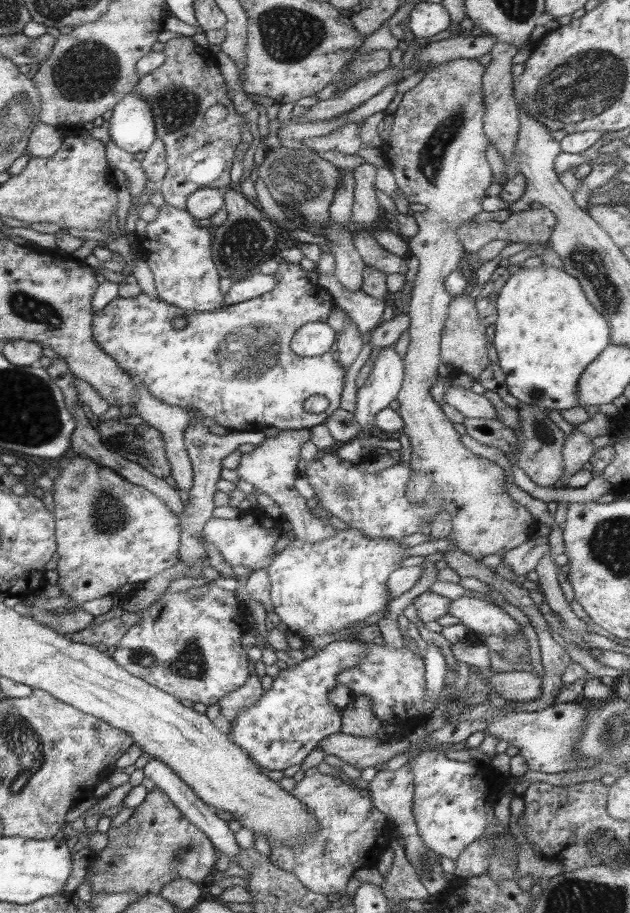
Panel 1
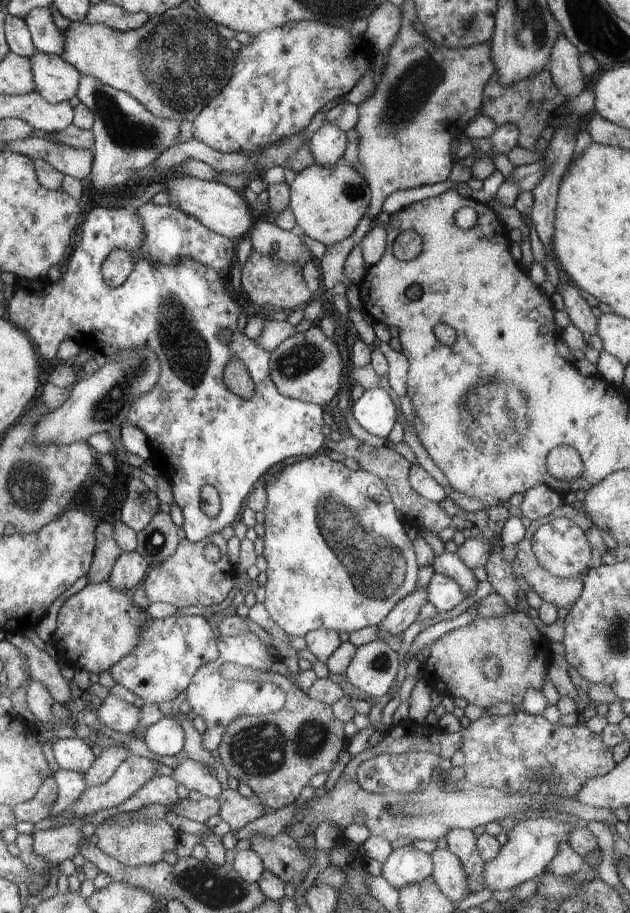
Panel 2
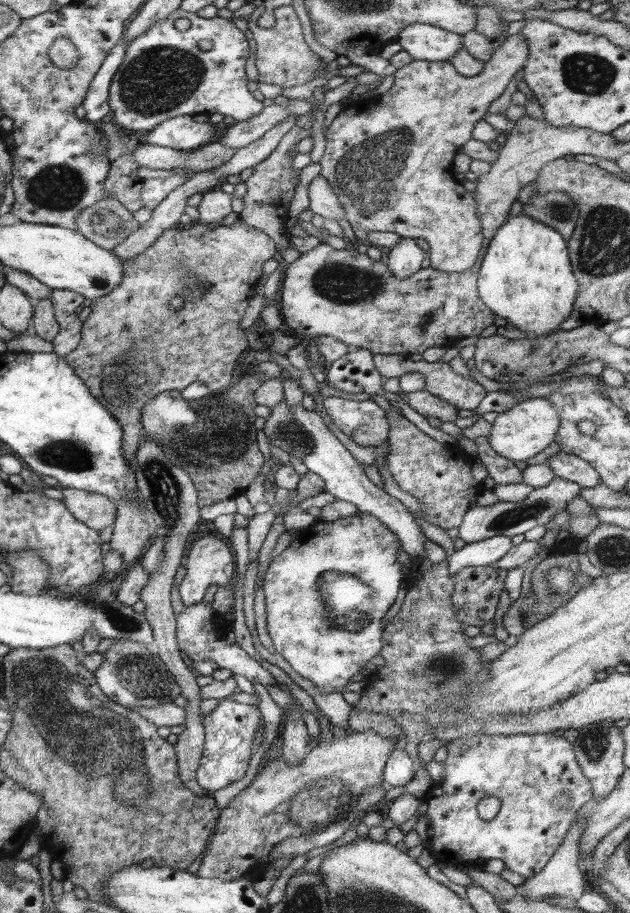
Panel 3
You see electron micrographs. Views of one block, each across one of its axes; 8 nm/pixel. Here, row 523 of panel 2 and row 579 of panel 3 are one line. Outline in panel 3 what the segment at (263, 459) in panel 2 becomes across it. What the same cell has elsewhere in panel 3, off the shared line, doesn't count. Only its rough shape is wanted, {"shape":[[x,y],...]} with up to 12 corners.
{"shape":[[215,536],[187,544],[179,598],[201,604],[231,586],[231,550]]}

